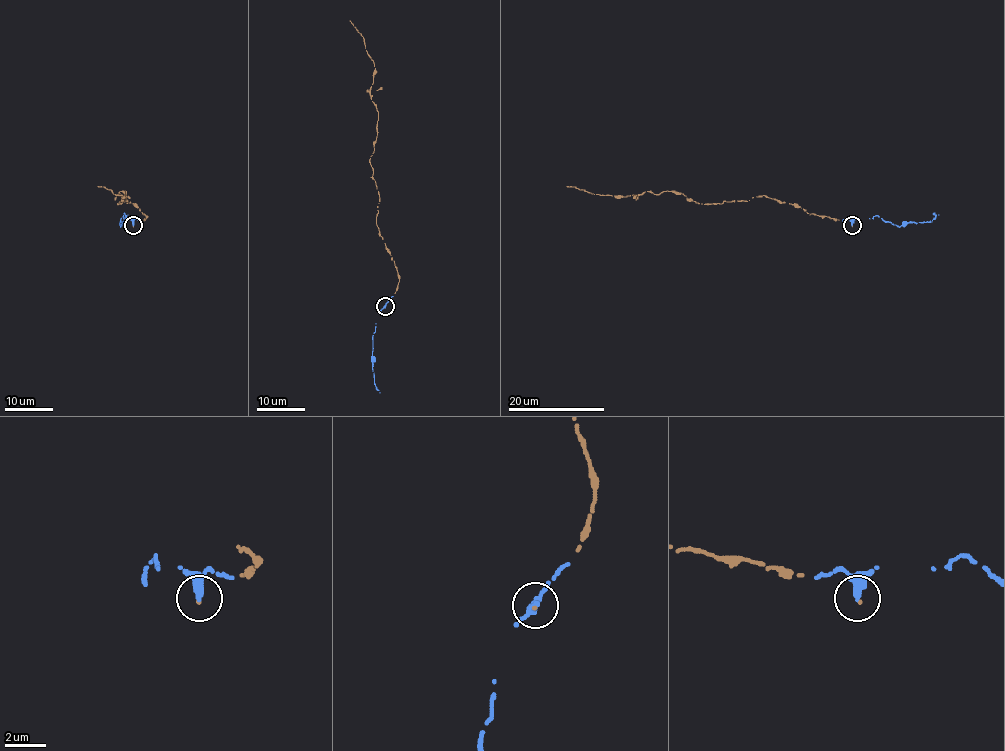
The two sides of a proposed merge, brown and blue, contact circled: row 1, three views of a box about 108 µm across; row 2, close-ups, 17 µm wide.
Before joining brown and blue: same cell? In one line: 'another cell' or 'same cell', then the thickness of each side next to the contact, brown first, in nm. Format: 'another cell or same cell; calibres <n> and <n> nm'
same cell; calibres 90 and 280 nm

